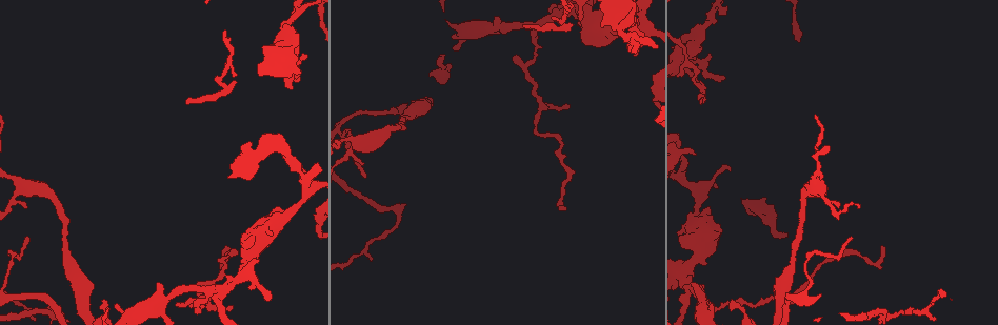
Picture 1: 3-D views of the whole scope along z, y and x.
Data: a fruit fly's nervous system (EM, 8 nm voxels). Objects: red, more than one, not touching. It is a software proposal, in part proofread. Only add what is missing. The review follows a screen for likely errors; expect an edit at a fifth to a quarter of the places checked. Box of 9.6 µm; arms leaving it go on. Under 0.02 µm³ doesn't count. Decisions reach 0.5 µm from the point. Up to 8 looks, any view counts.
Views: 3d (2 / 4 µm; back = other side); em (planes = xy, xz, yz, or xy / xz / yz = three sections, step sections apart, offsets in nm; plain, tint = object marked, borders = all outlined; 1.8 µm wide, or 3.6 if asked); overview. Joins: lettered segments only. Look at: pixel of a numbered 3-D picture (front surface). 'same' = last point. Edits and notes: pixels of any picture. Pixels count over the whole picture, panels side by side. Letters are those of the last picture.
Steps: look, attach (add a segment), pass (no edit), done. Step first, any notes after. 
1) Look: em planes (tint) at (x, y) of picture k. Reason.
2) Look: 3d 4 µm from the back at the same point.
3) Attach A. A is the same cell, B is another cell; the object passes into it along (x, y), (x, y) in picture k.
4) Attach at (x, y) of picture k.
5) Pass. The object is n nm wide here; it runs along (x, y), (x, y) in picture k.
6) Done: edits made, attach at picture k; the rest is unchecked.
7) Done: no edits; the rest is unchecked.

Look: 3d 4 µm at (702, 47) of picture 1.

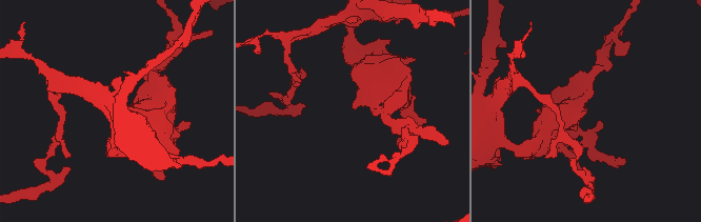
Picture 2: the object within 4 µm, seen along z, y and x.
Look: em planes (borders) at (356, 109) of picture 2. Need the tissue.

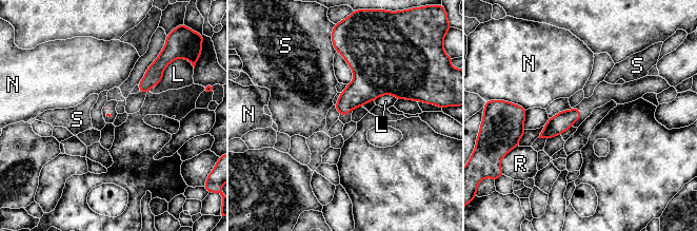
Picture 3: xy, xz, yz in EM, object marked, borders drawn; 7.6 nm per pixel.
Pass. L, N, R and S are other cells; a border runs along (333, 45), (336, 52) in picture 3; no lettered segment goes on from it.

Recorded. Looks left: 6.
Look: em planes (borders) at (187, 100) of picture 1. Free end.

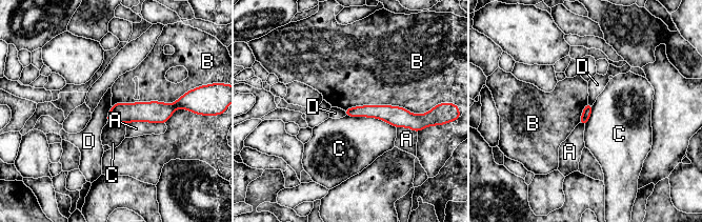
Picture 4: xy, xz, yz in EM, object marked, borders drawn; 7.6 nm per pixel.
Pass. The longest contact is with B, 600 nm; A, B, C and D are other cells; no lettered segment goes on from it.

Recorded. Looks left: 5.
Look: 3d 4 µm at (363, 175) of picture 1. Free end.

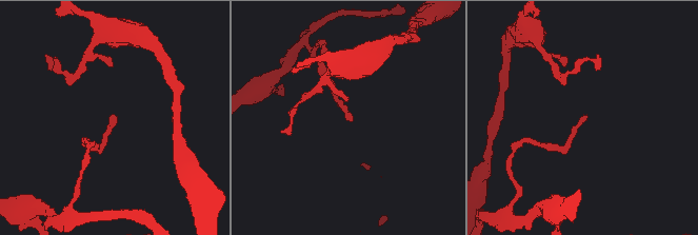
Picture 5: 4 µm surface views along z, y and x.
Look: em planes (borders) at (586, 115) of picture 5. Shape alone is not enough.

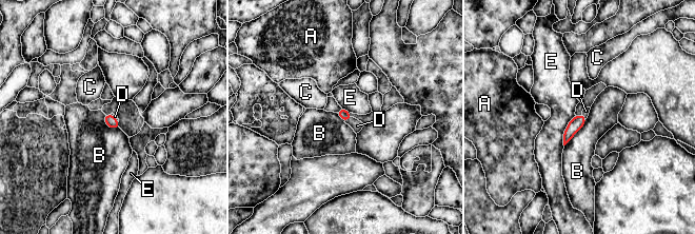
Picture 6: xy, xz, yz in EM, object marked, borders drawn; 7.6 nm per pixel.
Attach D. D is the same cell, A, B, C and E are other cells; the cell continues.

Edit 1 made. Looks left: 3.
Done: edits made, attach at picture 6; the rest is unchecked.

